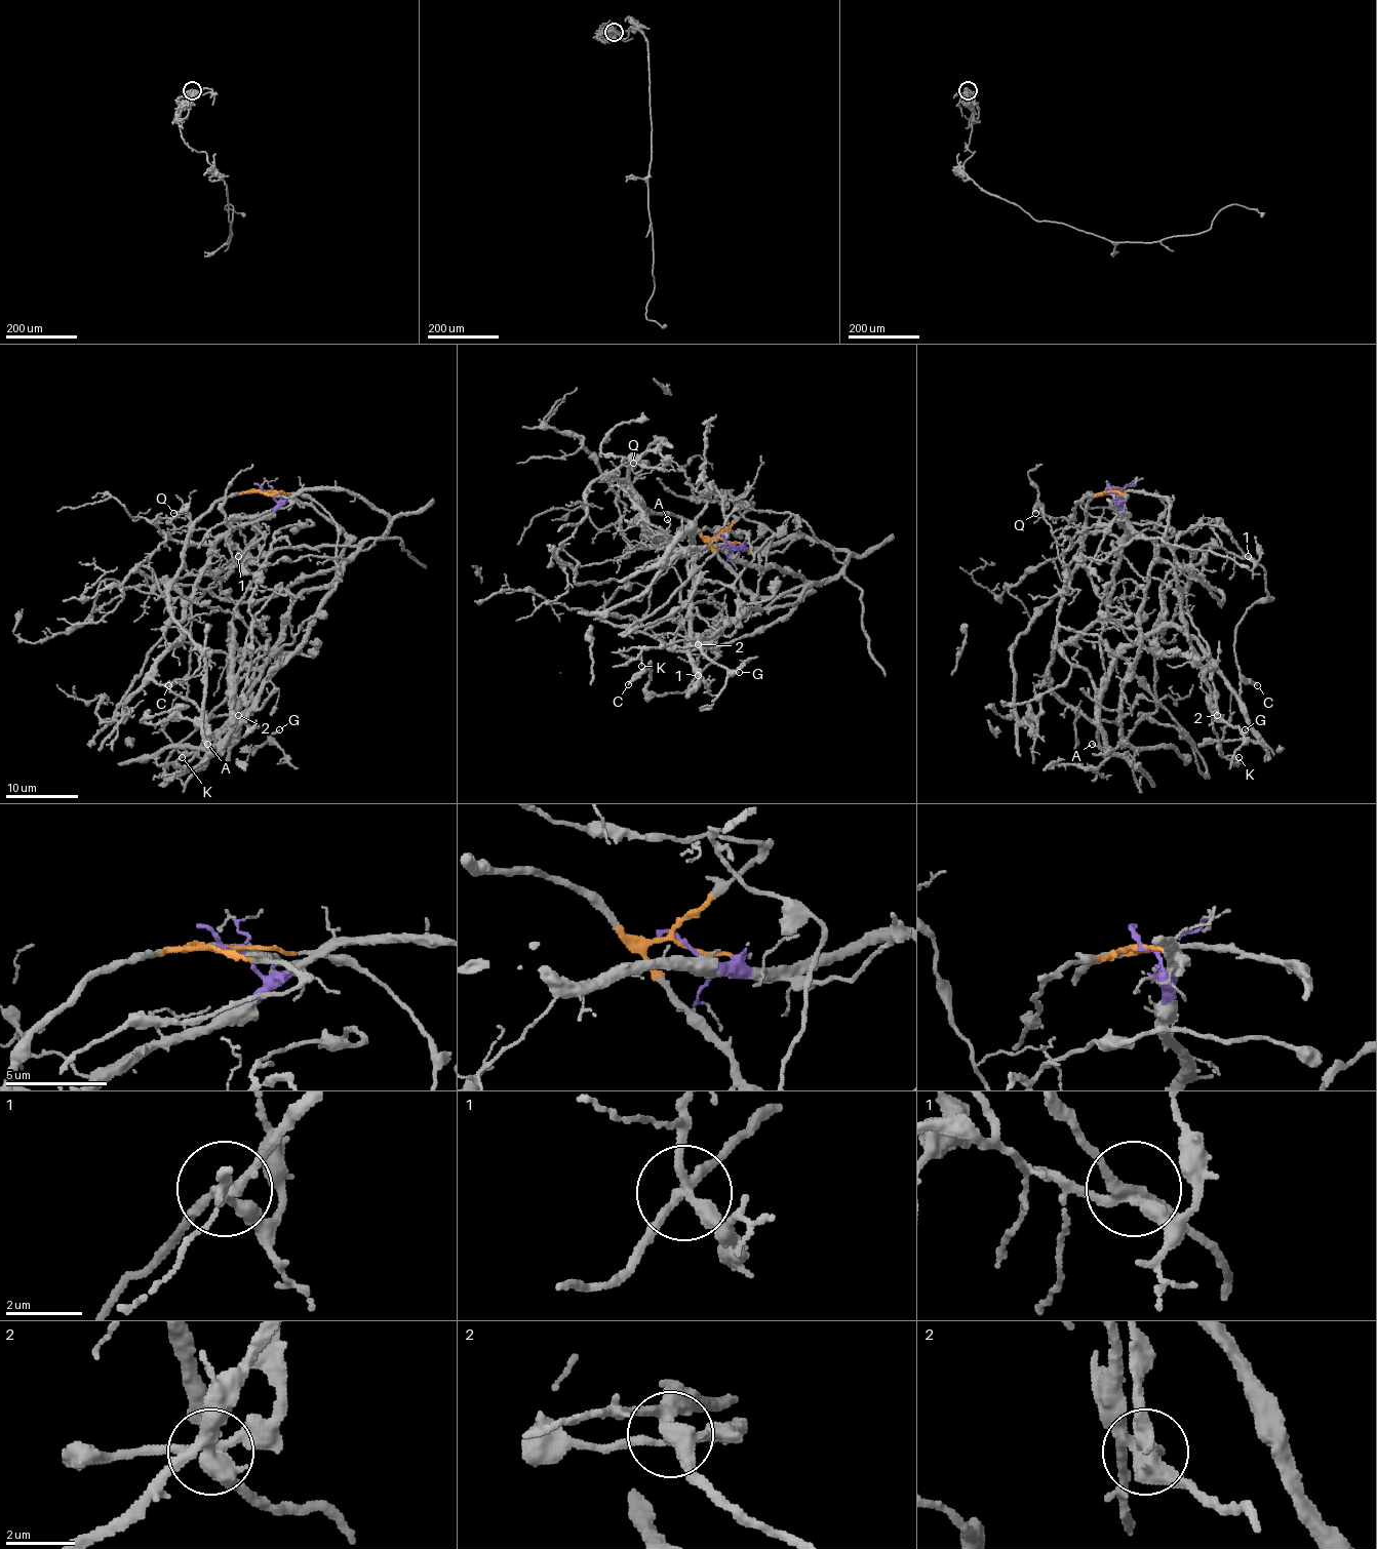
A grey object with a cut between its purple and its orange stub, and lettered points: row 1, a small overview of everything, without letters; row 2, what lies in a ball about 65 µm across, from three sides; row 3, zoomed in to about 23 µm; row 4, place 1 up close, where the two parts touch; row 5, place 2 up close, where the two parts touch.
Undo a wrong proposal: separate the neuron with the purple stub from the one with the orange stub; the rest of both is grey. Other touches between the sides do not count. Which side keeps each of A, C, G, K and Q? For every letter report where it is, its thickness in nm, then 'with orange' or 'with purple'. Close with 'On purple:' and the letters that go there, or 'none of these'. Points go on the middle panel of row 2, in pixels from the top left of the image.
A: at (667, 519); 100 nm thick; with purple
C: at (628, 684); 220 nm thick; with orange
G: at (739, 672); 120 nm thick; with purple
K: at (641, 666); 90 nm thick; with purple
Q: at (633, 463); 100 nm thick; with purple
On purple: A, G, K, Q

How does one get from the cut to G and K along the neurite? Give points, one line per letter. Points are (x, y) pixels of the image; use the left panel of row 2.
G: (265, 490), (277, 502), (351, 490), (389, 521), (291, 604), (238, 712), (252, 726), (279, 730)
K: (265, 490), (277, 502), (305, 490), (351, 490), (389, 526), (291, 604), (284, 638), (243, 704), (182, 757)

